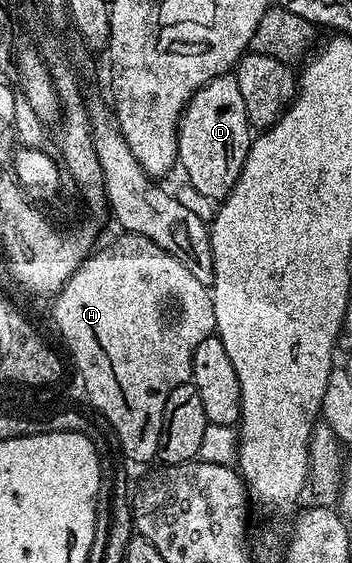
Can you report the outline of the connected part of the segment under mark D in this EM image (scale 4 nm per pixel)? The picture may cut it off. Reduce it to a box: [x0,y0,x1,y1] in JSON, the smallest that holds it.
[178,74,253,201]

